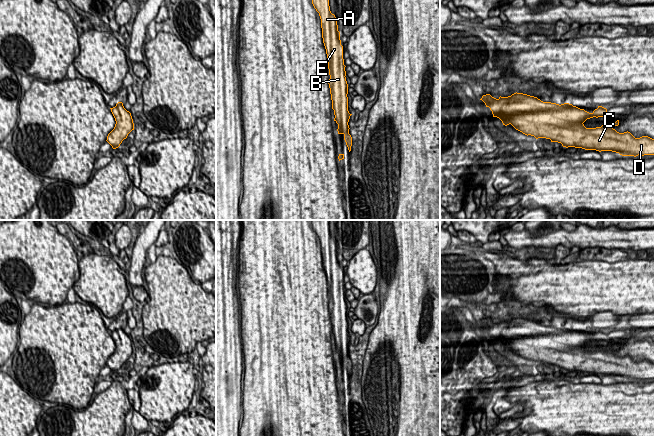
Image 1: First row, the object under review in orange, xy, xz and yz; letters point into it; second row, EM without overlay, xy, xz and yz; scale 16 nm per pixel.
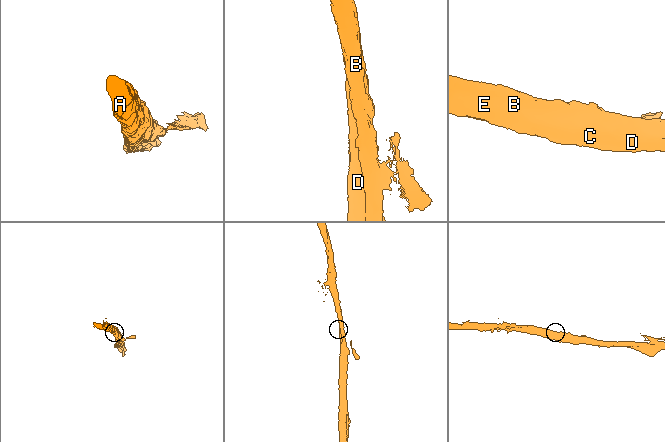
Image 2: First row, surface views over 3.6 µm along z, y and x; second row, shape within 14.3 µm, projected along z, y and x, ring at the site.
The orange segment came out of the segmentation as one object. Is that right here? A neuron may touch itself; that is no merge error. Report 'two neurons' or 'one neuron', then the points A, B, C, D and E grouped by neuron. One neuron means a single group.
one neuron | A B C D E

